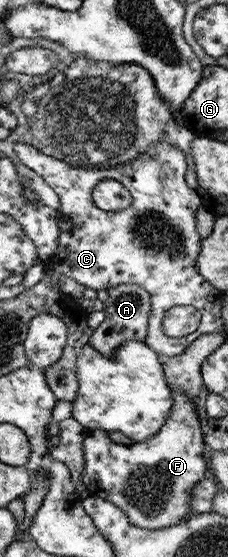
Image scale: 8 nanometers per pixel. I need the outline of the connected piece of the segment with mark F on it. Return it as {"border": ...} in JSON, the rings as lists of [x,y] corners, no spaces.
{"border":[[[172,390],[172,395],[176,403],[171,417],[168,418],[167,425],[149,441],[134,443],[132,446],[120,445],[110,439],[108,432],[99,429],[84,431],[85,472],[82,474],[82,481],[90,492],[89,495],[116,503],[128,514],[132,524],[141,528],[167,528],[189,519],[189,515],[194,511],[192,489],[203,481],[205,473],[205,443],[197,406],[185,392]]]}

